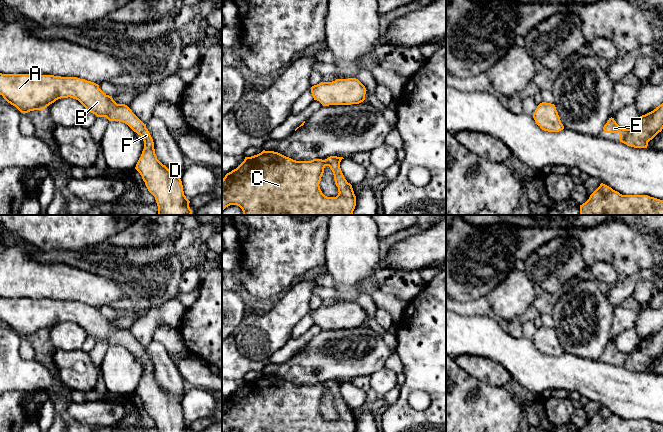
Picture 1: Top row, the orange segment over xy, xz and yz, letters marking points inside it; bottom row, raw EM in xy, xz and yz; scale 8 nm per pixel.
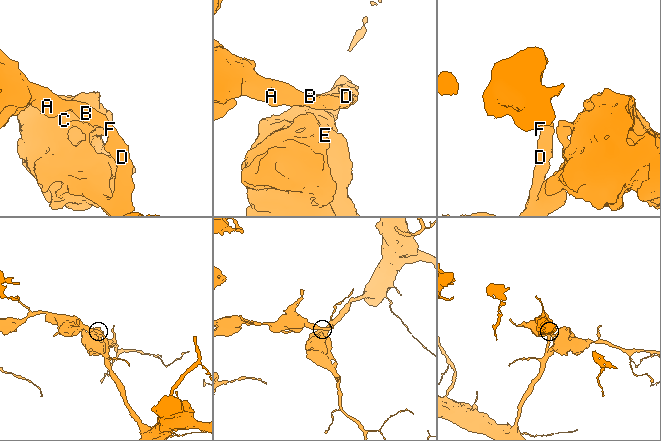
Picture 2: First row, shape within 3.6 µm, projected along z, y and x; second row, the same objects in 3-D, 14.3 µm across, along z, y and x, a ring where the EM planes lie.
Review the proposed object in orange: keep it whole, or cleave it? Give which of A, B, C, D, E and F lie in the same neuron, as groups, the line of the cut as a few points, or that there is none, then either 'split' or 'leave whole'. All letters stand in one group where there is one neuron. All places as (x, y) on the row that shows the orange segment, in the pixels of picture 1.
groups A B C D E F; cut none; leave whole

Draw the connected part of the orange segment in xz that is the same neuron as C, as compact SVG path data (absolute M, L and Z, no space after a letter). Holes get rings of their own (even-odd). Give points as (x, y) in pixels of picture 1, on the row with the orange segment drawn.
M265 150L245 157L236 169L222 179L222 211L230 205L237 205L243 215L352 215L356 196L341 171L342 159L330 156L325 160L296 161L278 152ZM326 166L332 170L338 187L336 197L325 196L319 186Z

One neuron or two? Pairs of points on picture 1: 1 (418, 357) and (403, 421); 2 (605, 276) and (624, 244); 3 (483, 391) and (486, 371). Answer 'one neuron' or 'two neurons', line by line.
1: one neuron
2: two neurons
3: two neurons

